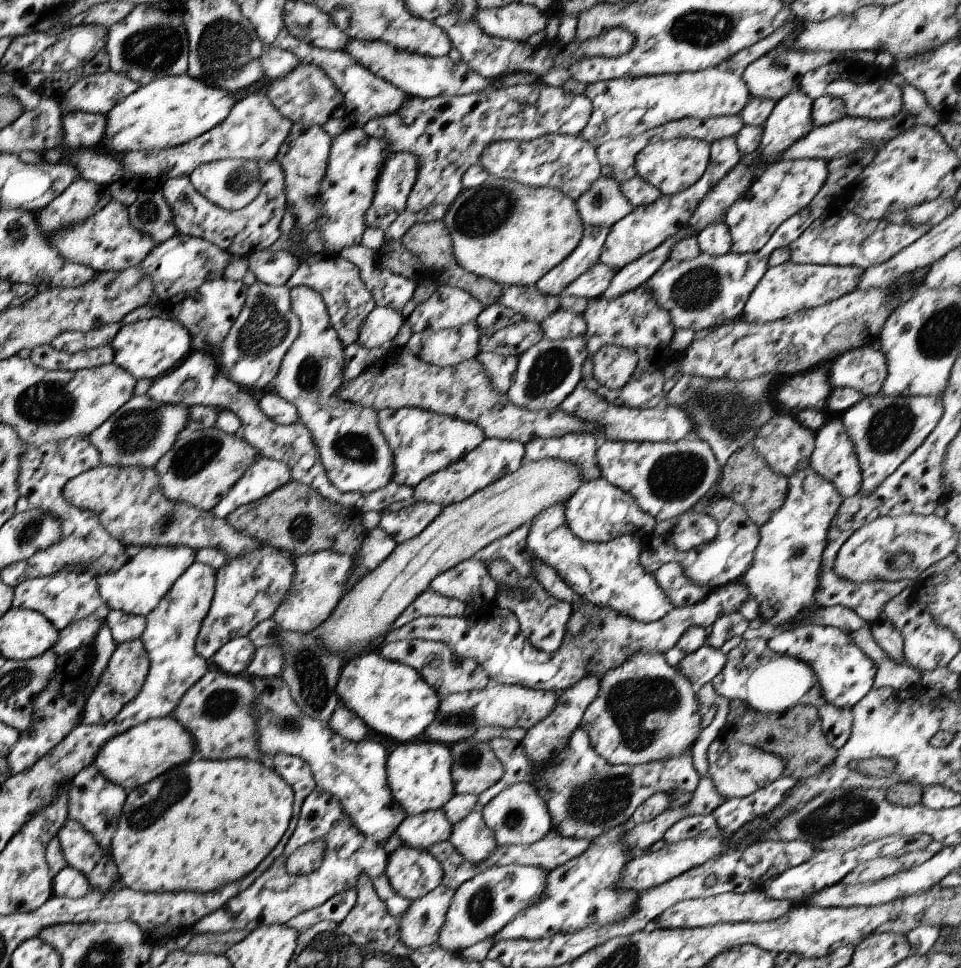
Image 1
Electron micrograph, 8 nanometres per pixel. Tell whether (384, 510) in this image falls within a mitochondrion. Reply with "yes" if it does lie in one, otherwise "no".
no

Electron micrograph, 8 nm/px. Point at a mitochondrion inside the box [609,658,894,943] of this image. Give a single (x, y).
(835, 819)

